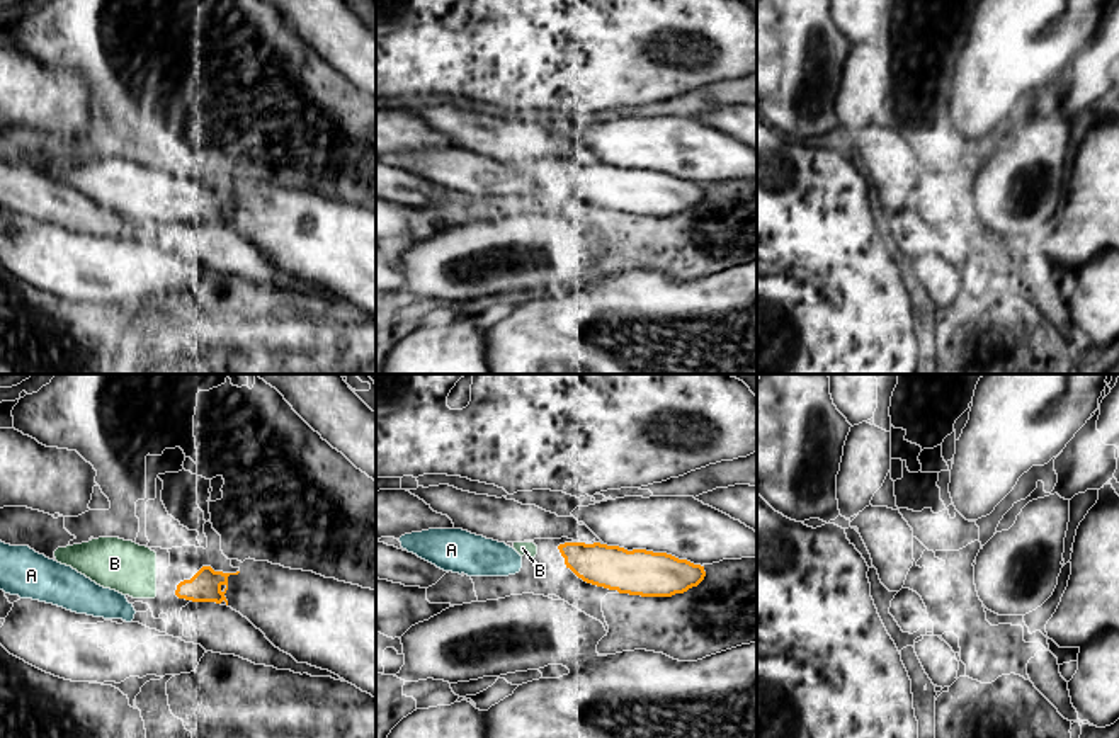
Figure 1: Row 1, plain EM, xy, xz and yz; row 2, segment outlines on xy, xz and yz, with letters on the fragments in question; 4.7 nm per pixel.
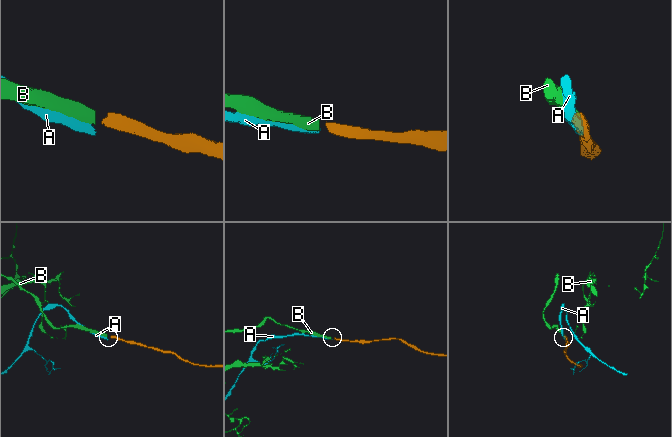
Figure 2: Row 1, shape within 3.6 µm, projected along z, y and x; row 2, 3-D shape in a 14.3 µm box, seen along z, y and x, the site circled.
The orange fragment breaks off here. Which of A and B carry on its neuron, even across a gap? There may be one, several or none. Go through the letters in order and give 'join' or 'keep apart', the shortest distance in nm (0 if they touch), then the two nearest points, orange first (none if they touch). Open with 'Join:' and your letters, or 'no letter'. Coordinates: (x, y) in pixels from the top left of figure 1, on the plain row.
Join: B
A: keep apart | 180 nm | xz (558, 167), (521, 175)
B: join | 100 nm | xy (176, 210), (155, 210)

